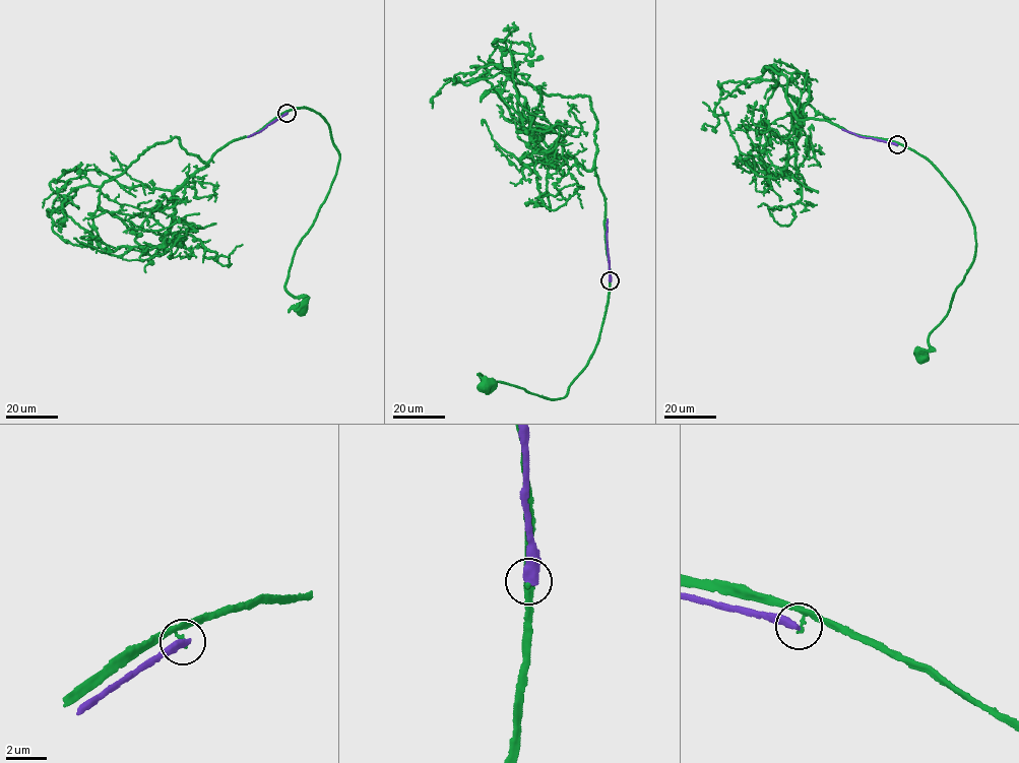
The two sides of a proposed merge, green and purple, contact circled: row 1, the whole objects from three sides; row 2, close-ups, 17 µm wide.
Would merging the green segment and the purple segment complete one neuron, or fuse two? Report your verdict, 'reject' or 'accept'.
reject

